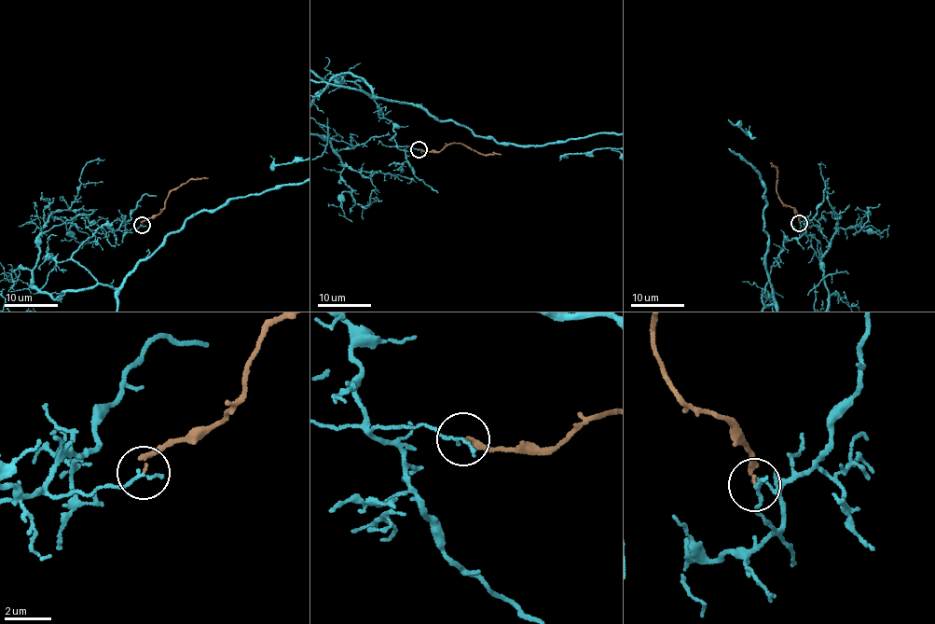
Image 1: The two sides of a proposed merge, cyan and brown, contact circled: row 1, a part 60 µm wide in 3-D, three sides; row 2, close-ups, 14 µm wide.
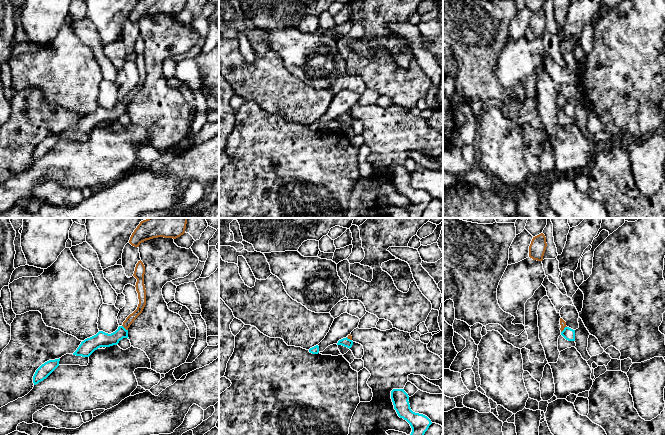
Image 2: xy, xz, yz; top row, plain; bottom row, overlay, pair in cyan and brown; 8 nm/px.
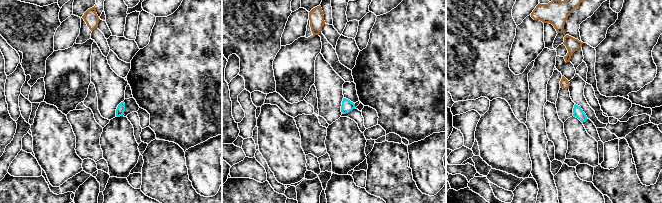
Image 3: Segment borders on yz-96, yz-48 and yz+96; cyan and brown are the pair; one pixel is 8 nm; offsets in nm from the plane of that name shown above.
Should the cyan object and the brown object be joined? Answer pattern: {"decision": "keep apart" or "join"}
{"decision": "keep apart"}

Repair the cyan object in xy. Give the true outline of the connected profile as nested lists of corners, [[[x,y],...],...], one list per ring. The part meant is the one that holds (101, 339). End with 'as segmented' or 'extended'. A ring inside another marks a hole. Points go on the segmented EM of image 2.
[[[119,326],[111,334],[99,331],[96,335],[82,341],[73,355],[89,357],[98,348],[117,345],[123,338],[128,338],[128,330],[123,326]]]; as segmented

